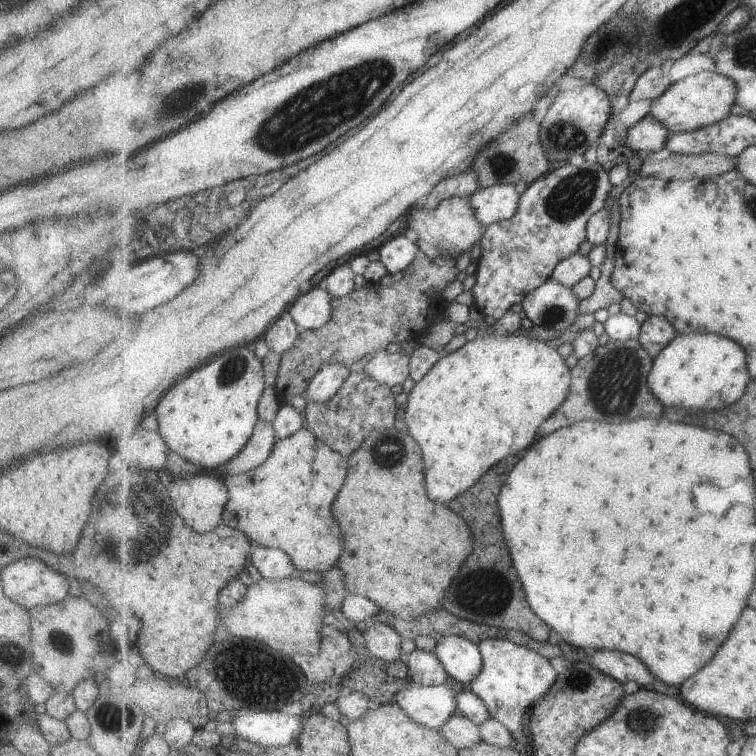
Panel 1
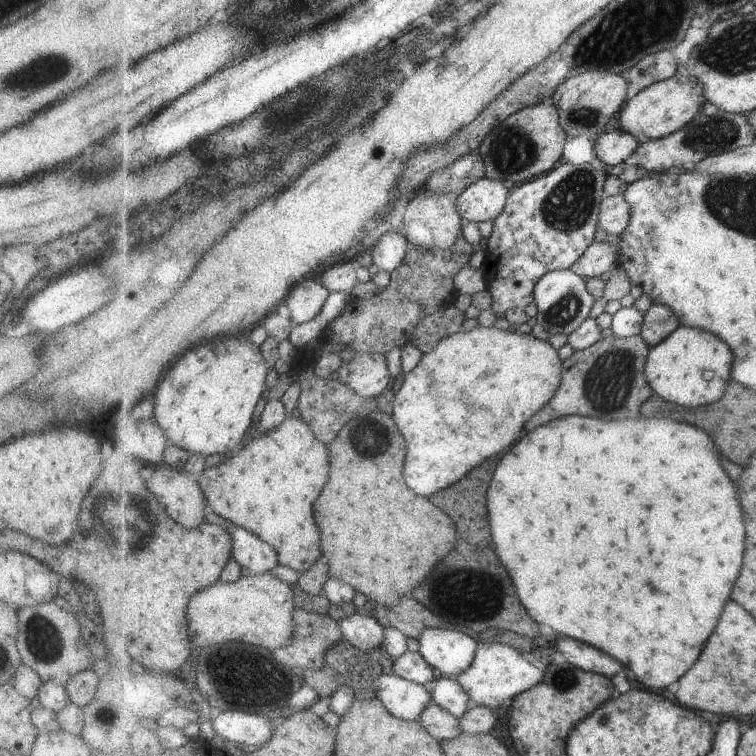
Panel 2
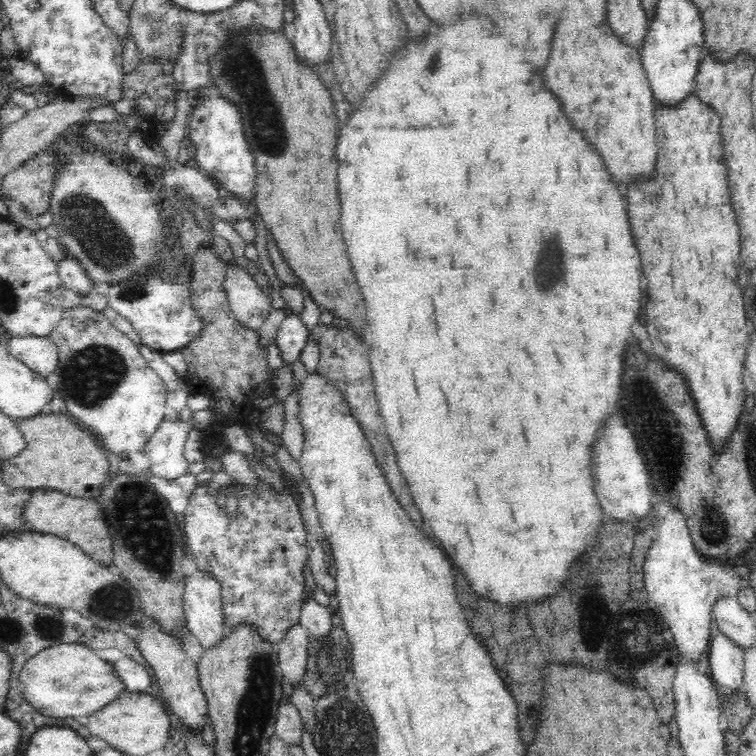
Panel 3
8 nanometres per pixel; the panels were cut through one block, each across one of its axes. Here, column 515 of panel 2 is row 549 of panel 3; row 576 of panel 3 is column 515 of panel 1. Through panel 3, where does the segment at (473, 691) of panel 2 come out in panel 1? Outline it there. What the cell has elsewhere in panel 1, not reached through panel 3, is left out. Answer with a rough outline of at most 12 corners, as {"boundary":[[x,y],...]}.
{"boundary":[[508,638],[480,642],[470,689],[517,742],[560,674]]}

